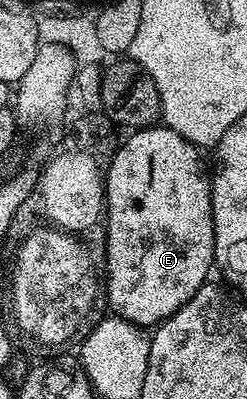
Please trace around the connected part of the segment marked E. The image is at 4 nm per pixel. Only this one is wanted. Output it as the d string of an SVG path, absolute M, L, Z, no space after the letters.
M154 126L151 128L143 128L137 131L134 131L132 133L133 136L130 138L129 141L122 143L120 147L117 149L117 153L113 156L113 161L109 164L109 171L106 173L106 189L108 192L111 193L111 283L108 284L107 291L105 293L105 298L109 300L109 304L112 308L110 308L114 315L121 316L124 318L124 320L130 321L133 324L138 324L141 327L144 328L153 328L156 327L157 324L159 324L162 320L165 320L167 317L169 317L171 314L175 312L176 309L181 308L183 305L187 303L187 301L190 300L191 297L194 296L194 294L204 285L210 276L210 272L212 271L213 265L214 265L214 218L213 218L213 196L212 196L212 183L210 180L210 177L208 176L207 172L204 172L203 170L203 164L201 162L201 158L199 155L200 151L198 150L197 146L194 144L191 144L187 142L186 139L184 139L181 135L176 134L173 130L170 128L164 127L164 126Z

